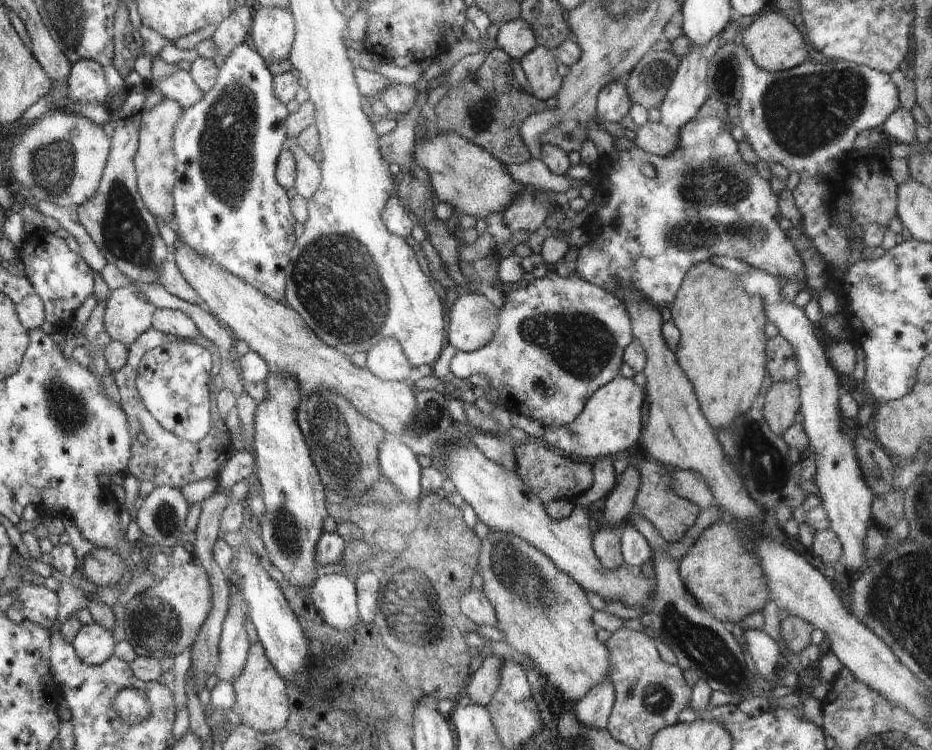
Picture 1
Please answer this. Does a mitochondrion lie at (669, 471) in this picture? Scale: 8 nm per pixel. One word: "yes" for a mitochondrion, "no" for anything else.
no

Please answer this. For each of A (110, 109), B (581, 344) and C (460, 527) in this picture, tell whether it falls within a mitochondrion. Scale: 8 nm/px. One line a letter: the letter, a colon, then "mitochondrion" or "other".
A: other
B: mitochondrion
C: other

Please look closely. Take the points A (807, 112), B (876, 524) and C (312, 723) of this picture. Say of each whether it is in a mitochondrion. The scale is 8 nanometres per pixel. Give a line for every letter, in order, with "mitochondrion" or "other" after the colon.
A: mitochondrion
B: other
C: mitochondrion

